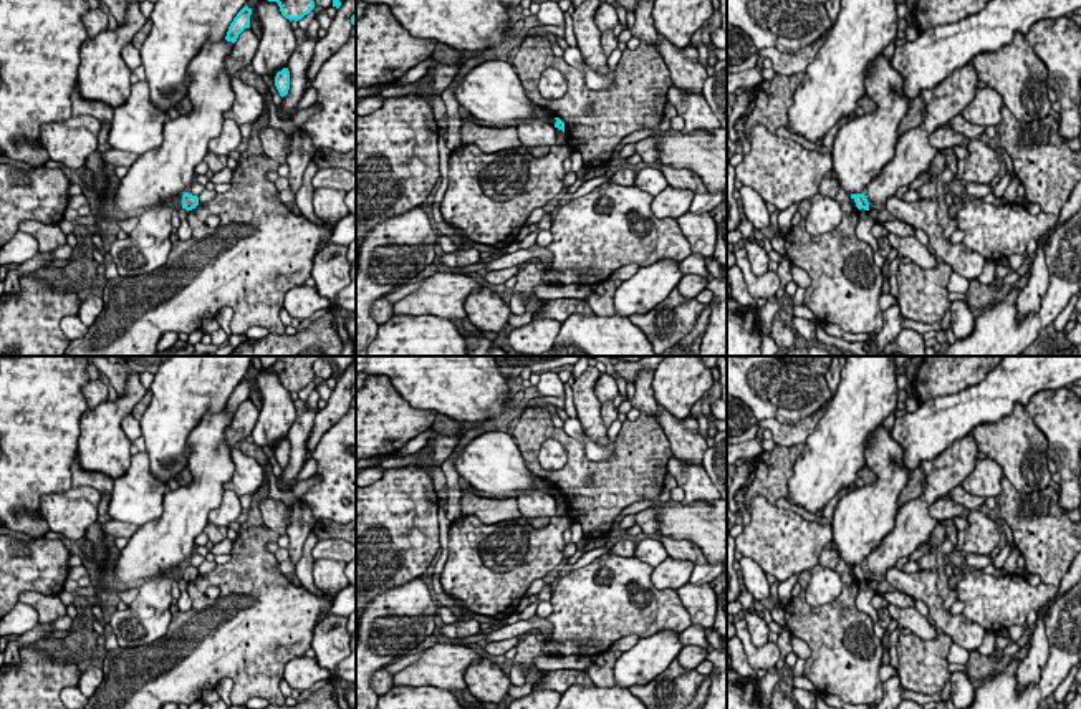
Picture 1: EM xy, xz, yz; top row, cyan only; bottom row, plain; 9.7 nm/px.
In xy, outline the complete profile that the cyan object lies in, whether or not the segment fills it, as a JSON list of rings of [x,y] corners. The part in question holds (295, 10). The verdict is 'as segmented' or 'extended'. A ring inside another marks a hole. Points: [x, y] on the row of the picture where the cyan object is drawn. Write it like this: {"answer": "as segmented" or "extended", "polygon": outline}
{"answer": "as segmented", "polygon": [[[268,0],[268,2],[276,2],[281,15],[290,22],[301,20],[305,15],[308,15],[315,8],[313,0]]]}

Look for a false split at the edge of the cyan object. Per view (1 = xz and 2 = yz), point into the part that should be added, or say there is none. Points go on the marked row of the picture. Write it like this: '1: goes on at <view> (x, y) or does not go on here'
1: does not go on here
2: does not go on here

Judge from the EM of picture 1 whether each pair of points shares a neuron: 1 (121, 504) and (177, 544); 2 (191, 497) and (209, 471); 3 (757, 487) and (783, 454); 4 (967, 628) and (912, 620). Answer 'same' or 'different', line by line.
1: different
2: same
3: same
4: different

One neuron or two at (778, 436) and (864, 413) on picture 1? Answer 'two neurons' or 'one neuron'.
two neurons

